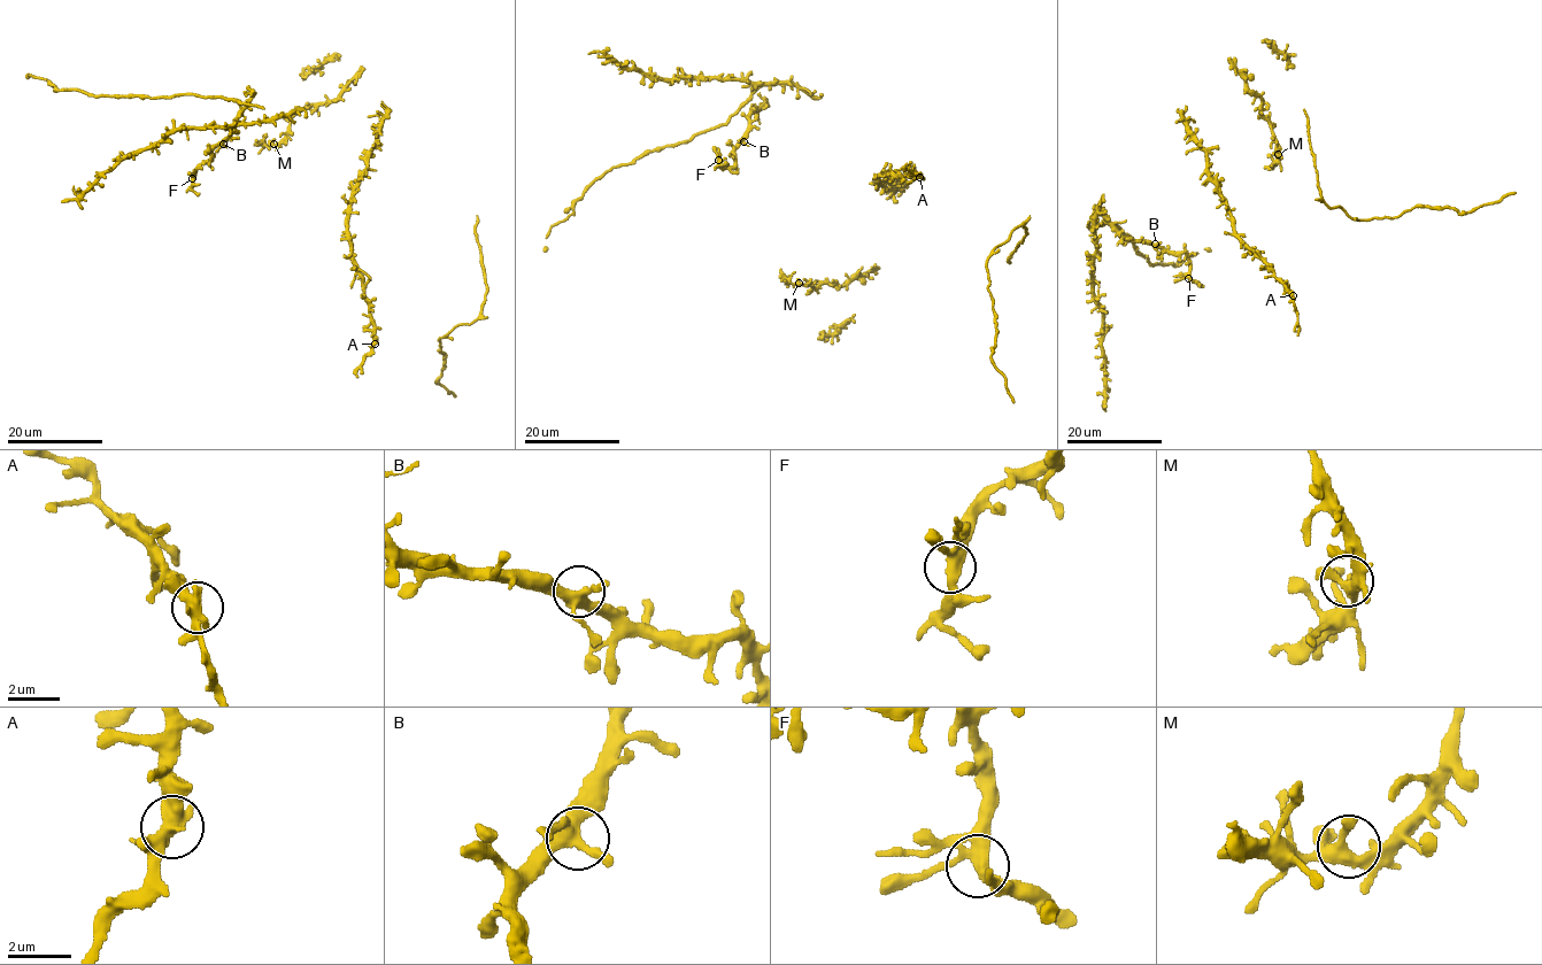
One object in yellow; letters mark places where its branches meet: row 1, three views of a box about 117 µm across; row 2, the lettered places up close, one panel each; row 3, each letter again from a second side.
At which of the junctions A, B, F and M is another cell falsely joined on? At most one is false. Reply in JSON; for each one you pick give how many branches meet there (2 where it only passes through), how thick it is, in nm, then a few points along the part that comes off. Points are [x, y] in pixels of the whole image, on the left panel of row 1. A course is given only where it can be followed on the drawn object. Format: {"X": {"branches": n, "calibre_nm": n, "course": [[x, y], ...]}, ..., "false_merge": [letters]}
{"false_merge": []}

